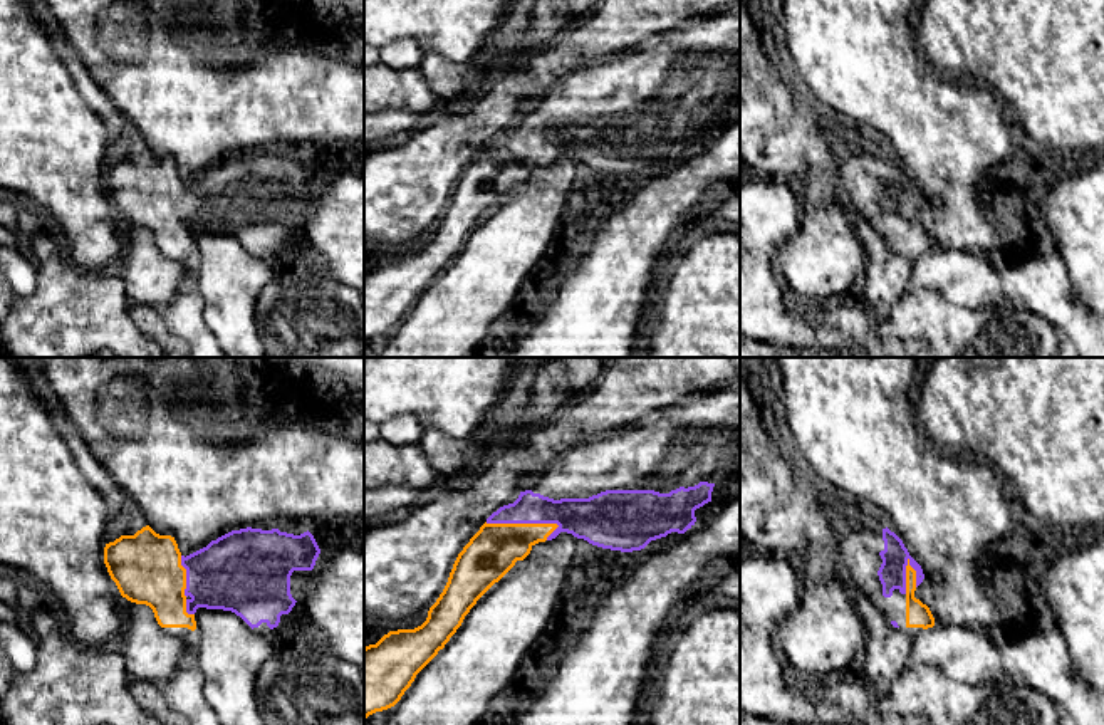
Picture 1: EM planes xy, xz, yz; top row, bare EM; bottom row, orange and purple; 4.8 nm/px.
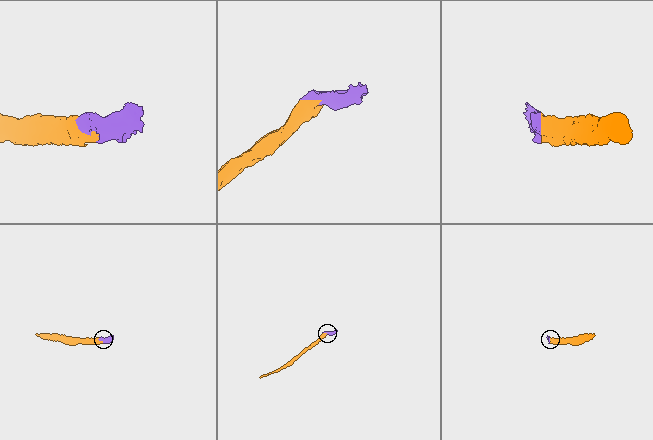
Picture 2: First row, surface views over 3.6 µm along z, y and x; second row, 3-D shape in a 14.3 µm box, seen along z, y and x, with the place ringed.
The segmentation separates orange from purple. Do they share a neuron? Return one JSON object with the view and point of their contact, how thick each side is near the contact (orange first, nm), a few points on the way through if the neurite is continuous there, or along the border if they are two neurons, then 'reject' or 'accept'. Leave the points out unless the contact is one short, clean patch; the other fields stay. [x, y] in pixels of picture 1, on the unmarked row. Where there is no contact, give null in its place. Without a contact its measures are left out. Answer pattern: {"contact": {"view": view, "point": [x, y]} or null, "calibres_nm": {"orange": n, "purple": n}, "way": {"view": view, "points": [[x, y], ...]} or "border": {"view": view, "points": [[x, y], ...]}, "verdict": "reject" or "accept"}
{"contact": {"view": "xz", "point": [522, 148]}, "calibres_nm": {"orange": 240, "purple": 170}, "verdict": "accept"}

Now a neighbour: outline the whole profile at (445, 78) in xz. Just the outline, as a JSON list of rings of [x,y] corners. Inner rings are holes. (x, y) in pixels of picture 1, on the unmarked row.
[[[423,47],[419,69],[436,97],[453,101],[463,89],[465,67],[440,55],[430,47]]]

